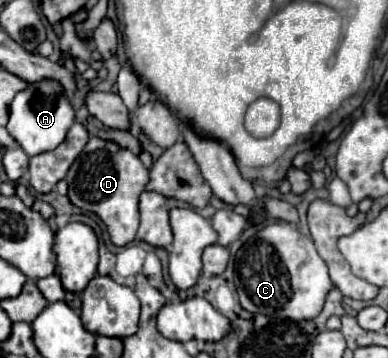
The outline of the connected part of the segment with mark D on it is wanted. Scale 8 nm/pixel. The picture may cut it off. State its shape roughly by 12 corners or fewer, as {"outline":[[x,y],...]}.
{"outline":[[89,136],[65,182],[115,246],[135,240],[149,170]]}

